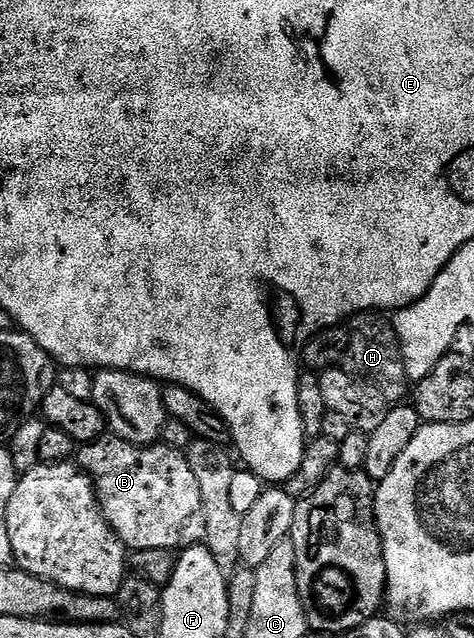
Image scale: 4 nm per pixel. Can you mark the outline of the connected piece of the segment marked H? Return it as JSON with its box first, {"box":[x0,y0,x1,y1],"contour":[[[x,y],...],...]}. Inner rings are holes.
{"box":[341,312,408,407],"contour":[[[381,312],[358,313],[348,322],[348,347],[342,356],[341,369],[352,379],[364,383],[387,406],[393,407],[405,402],[408,397],[408,378],[402,362],[402,349],[398,345],[398,336],[393,324],[386,321]]]}

